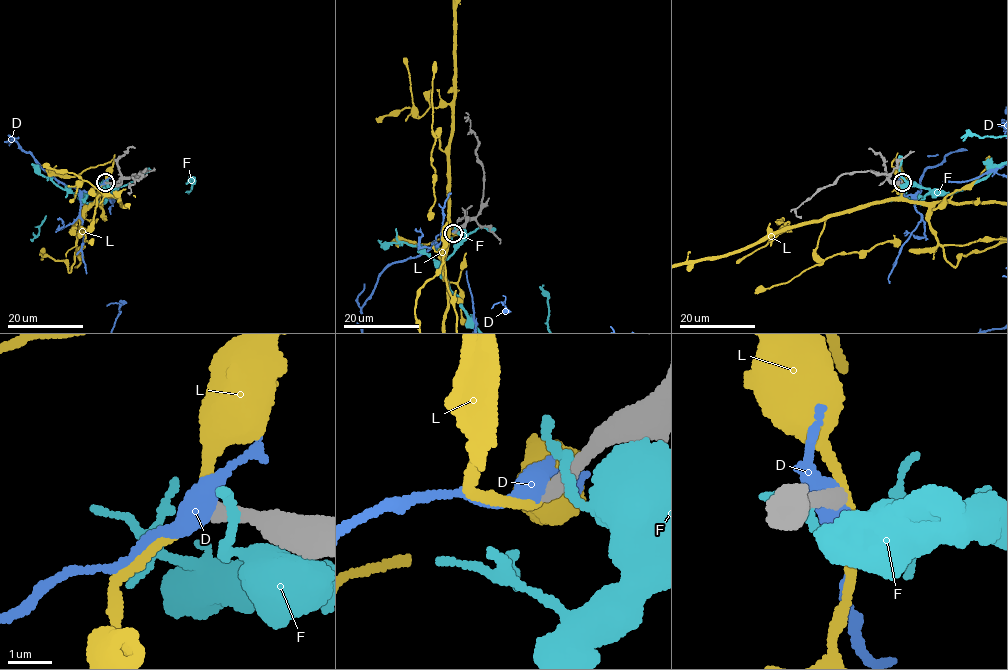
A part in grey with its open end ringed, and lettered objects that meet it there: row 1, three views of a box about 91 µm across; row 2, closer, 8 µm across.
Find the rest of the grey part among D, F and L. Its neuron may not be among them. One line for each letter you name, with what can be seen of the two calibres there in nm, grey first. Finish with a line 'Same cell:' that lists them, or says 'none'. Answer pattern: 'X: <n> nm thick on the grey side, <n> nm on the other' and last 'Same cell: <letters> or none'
Same cell: none

